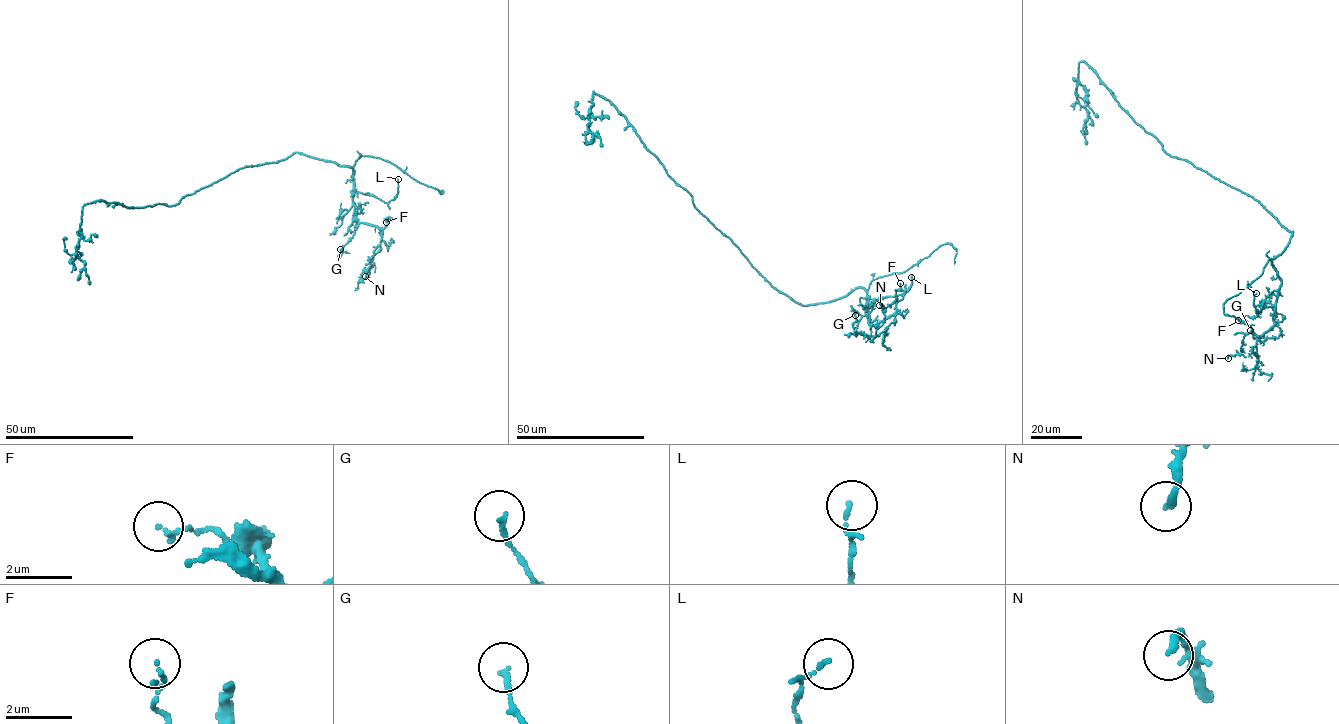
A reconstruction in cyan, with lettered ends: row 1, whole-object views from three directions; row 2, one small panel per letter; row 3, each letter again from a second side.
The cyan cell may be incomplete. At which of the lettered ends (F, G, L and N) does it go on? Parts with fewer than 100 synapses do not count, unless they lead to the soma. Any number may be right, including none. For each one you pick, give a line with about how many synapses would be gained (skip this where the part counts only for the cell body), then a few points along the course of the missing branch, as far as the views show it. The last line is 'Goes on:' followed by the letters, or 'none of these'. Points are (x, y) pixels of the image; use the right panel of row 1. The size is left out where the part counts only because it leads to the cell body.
Goes on: none of these

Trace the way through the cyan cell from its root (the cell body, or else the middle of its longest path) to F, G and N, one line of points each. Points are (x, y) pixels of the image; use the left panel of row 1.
F: (228, 176), (295, 152), (332, 161), (352, 168), (354, 221), (382, 230), (390, 219), (386, 222)
G: (228, 176), (246, 166), (276, 162), (295, 152), (352, 168), (356, 226), (338, 256), (340, 249)
N: (228, 176), (295, 152), (352, 168), (354, 221), (382, 229), (380, 244), (365, 276)

